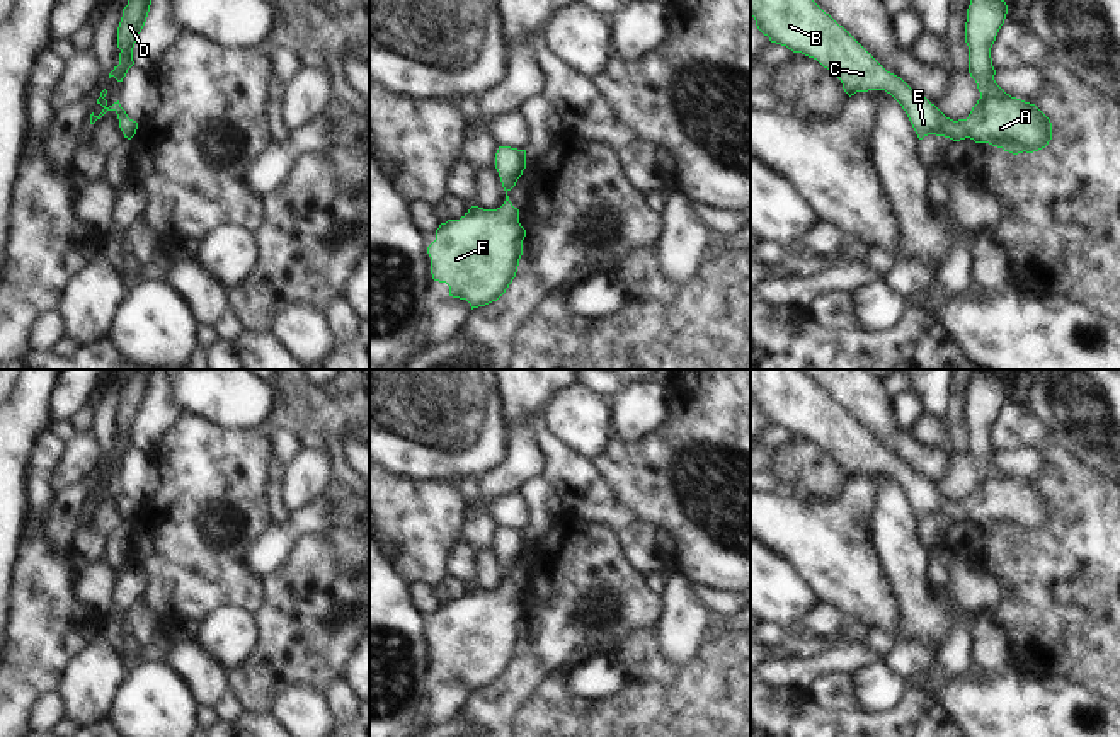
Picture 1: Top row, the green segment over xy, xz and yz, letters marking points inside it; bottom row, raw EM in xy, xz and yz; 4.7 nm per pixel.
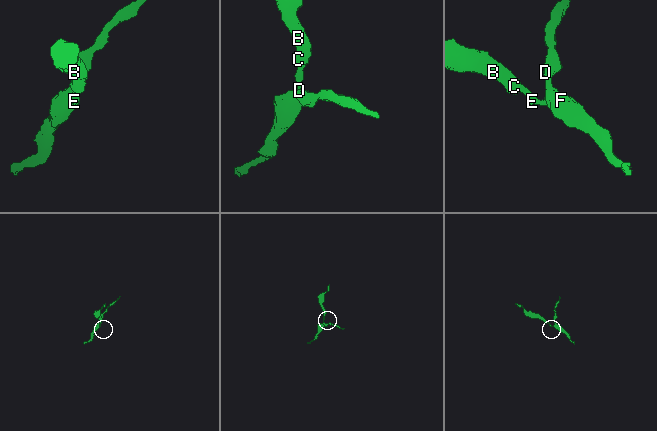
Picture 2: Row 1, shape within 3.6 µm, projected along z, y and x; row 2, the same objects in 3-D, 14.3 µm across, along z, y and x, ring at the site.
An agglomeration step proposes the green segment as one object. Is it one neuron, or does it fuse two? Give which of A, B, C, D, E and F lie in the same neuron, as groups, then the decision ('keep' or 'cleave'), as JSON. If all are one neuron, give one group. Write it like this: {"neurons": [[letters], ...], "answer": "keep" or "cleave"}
{"neurons": [["A", "B", "C", "D", "E", "F"]], "answer": "keep"}

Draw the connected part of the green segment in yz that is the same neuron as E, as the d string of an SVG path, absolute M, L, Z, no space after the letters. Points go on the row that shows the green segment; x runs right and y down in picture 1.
M751 0L751 15L771 43L817 60L841 80L849 97L856 92L885 90L902 106L919 140L928 134L953 141L970 138L1013 155L1033 153L1052 140L1050 119L1035 104L1006 94L994 80L991 48L1006 14L1004 0L970 0L965 43L969 73L980 99L967 119L953 121L900 77L887 71L814 0Z

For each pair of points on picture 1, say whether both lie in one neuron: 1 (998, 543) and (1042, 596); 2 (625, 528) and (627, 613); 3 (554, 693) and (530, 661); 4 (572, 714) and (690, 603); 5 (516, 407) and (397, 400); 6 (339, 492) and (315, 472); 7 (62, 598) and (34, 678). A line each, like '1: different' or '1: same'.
1: different
2: different
3: different
4: different
5: different
6: different
7: same

